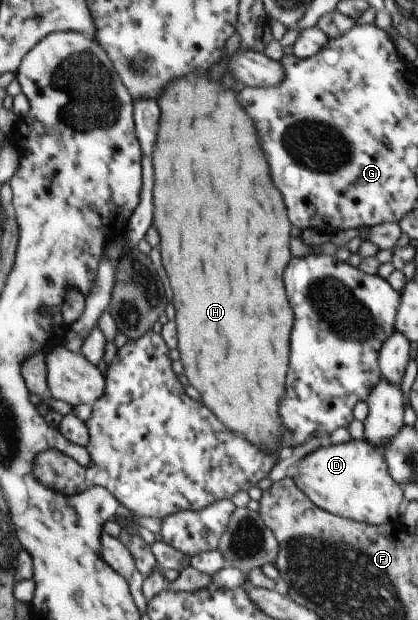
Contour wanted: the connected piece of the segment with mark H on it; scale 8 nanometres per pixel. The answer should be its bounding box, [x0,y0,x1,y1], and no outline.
[150,74,292,449]

